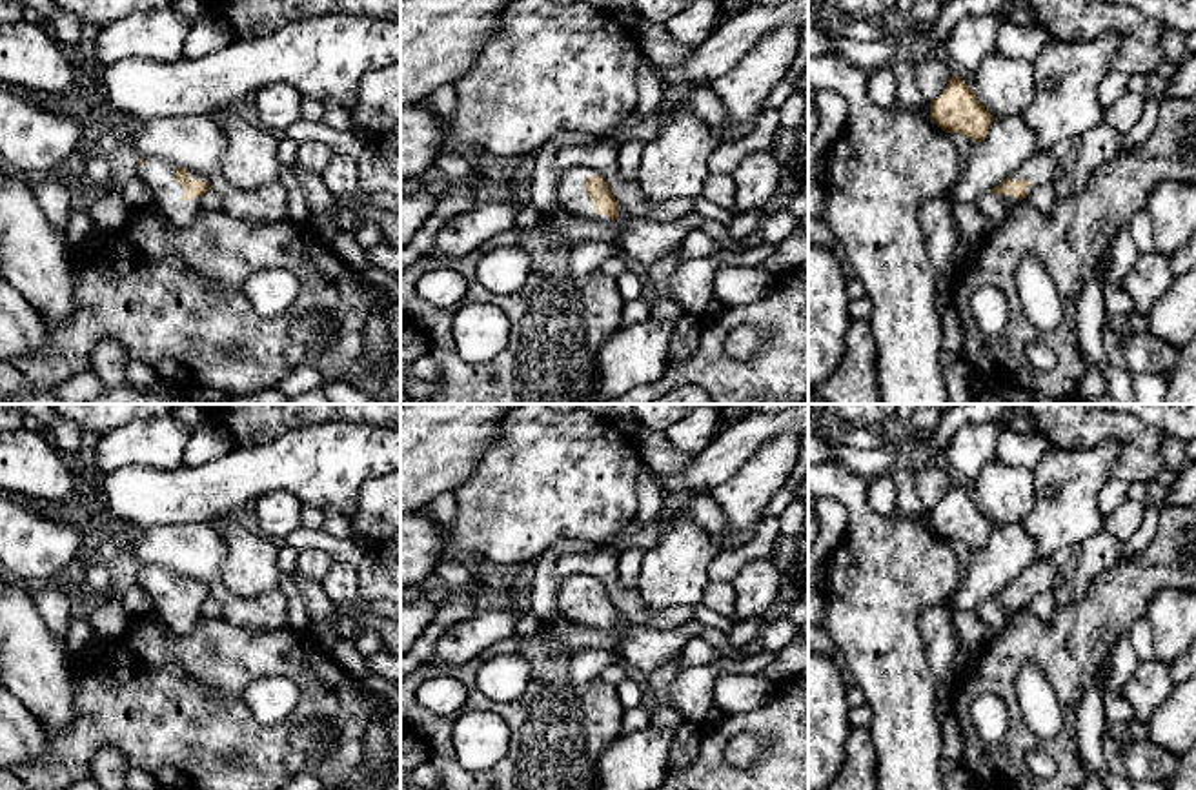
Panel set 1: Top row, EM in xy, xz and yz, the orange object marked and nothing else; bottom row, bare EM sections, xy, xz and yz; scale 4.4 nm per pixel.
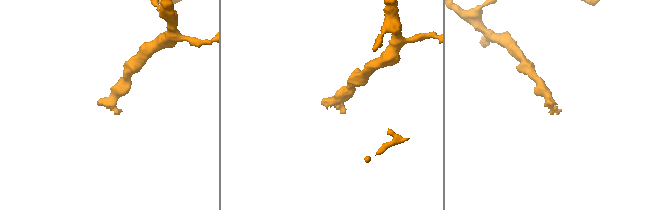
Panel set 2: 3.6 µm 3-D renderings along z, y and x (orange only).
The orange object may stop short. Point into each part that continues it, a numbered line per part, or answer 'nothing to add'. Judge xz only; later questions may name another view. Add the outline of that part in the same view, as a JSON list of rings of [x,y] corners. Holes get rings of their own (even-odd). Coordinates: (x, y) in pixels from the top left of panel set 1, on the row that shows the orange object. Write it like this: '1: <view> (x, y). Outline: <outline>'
1: xz (572, 197). Outline: [[[573,166],[559,177],[557,202],[564,211],[593,222],[610,222],[606,215],[595,211],[593,202],[586,197],[586,180],[597,177],[599,171],[592,166]]]

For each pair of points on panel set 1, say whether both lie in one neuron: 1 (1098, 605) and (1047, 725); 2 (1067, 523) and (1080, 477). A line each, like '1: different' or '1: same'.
1: different
2: same

